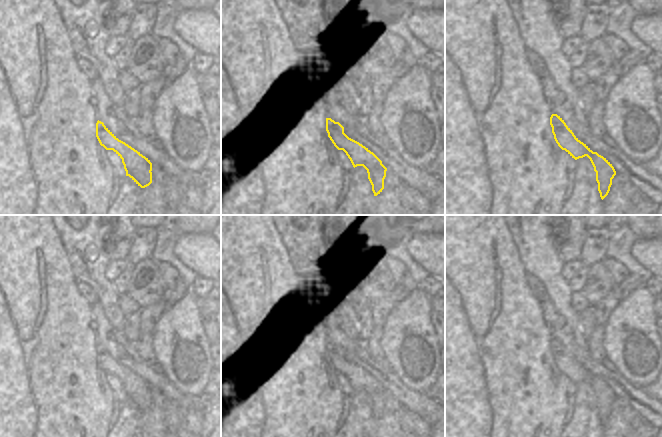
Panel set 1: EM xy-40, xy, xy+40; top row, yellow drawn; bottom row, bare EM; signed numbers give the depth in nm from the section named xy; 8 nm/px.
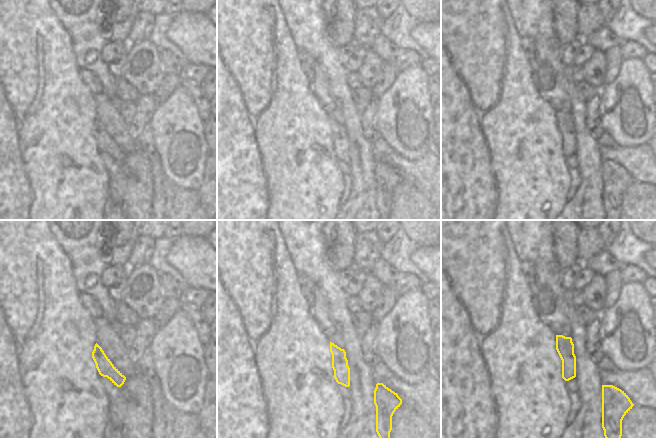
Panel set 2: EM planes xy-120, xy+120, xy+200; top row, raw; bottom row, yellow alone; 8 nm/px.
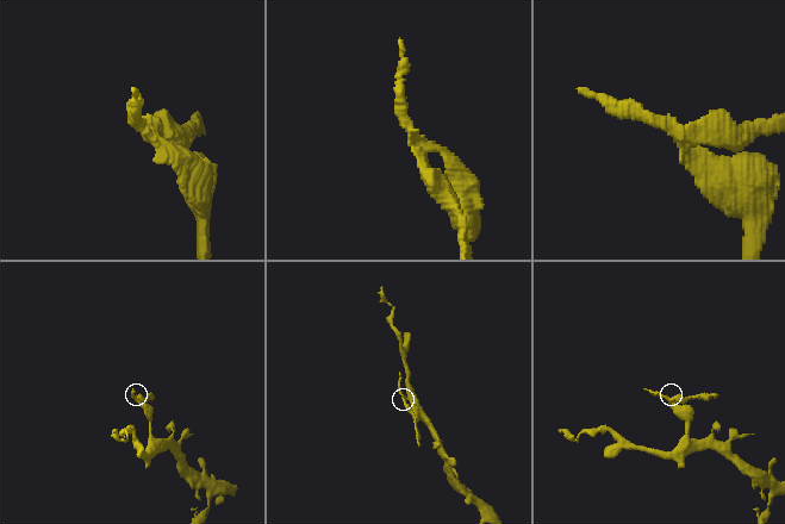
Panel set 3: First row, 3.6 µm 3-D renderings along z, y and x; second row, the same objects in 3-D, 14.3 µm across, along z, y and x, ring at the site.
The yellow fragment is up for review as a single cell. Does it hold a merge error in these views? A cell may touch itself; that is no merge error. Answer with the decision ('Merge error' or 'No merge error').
Merge error.

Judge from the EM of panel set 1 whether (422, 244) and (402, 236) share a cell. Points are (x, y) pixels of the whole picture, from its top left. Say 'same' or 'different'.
different

